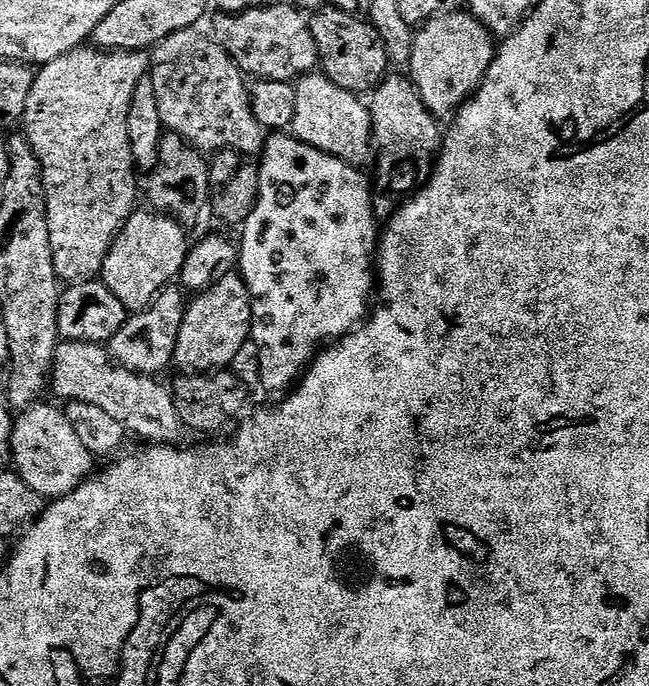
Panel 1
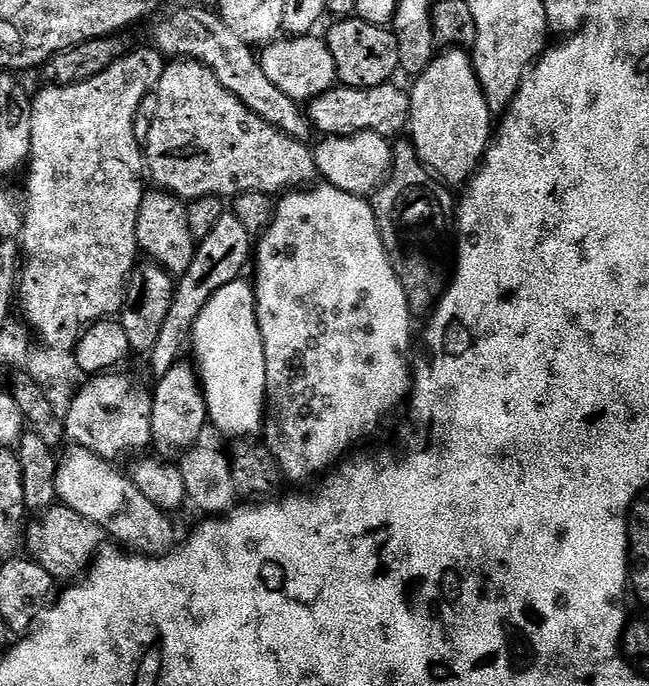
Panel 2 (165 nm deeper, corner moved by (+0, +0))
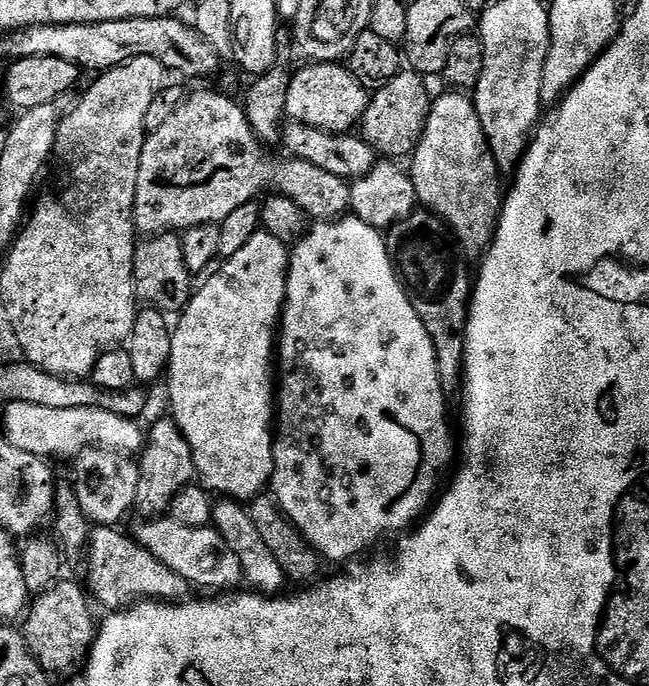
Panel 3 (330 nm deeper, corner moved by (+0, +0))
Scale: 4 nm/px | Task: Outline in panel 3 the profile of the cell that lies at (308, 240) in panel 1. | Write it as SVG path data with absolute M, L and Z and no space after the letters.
M355 214L343 218L324 218L313 224L316 225L313 228L311 225L310 230L305 231L291 249L286 286L288 296L284 299L284 310L278 325L278 423L274 428L270 488L280 508L291 517L304 539L325 561L355 561L360 558L355 556L374 547L383 536L391 532L407 533L431 509L449 475L448 463L452 455L454 460L458 448L452 445L452 428L448 425L450 401L444 394L438 374L434 342L430 334L426 334L426 326L412 305L409 289L398 275L394 257L388 251L385 233Z

